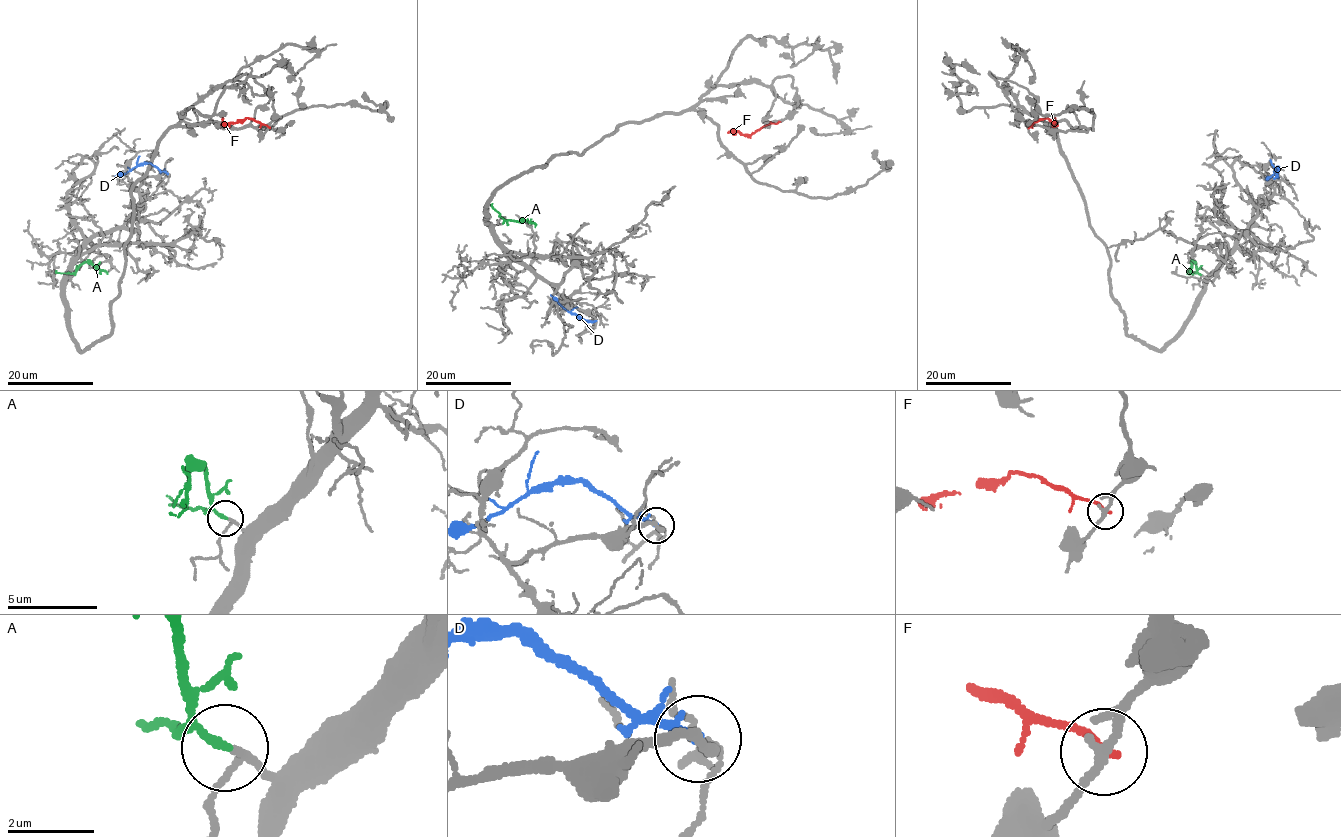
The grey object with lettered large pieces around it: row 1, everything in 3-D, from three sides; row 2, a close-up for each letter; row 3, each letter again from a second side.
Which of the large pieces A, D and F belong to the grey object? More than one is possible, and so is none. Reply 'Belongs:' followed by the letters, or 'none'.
Belongs: A

